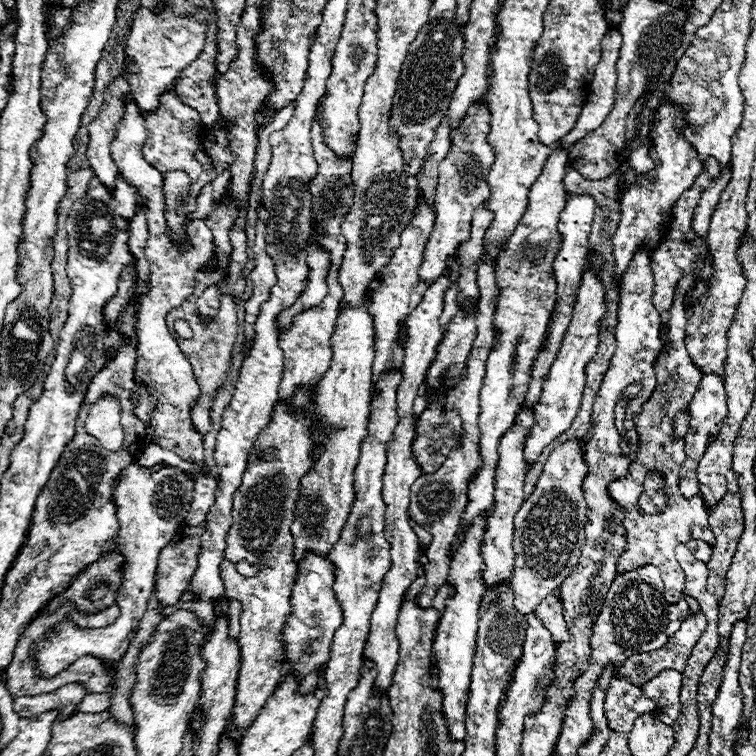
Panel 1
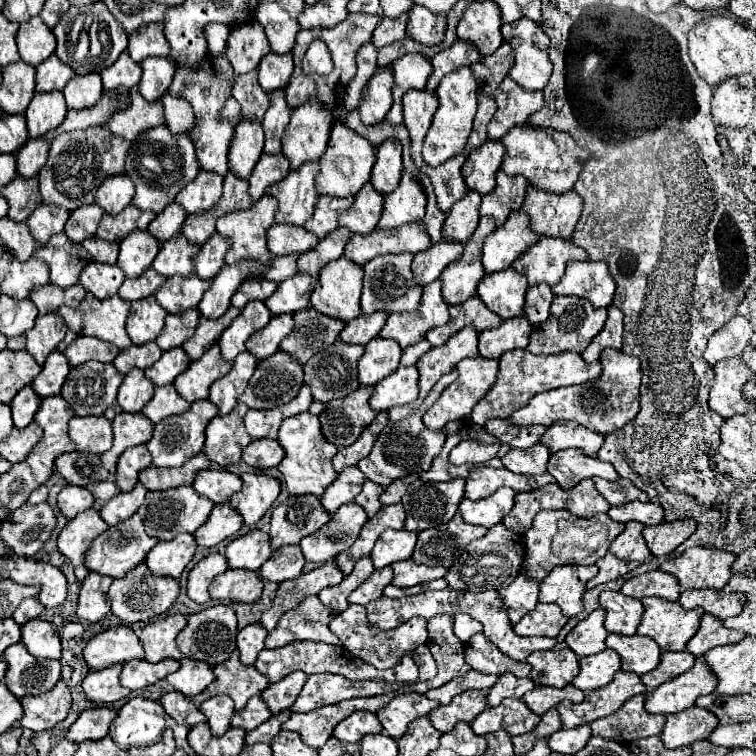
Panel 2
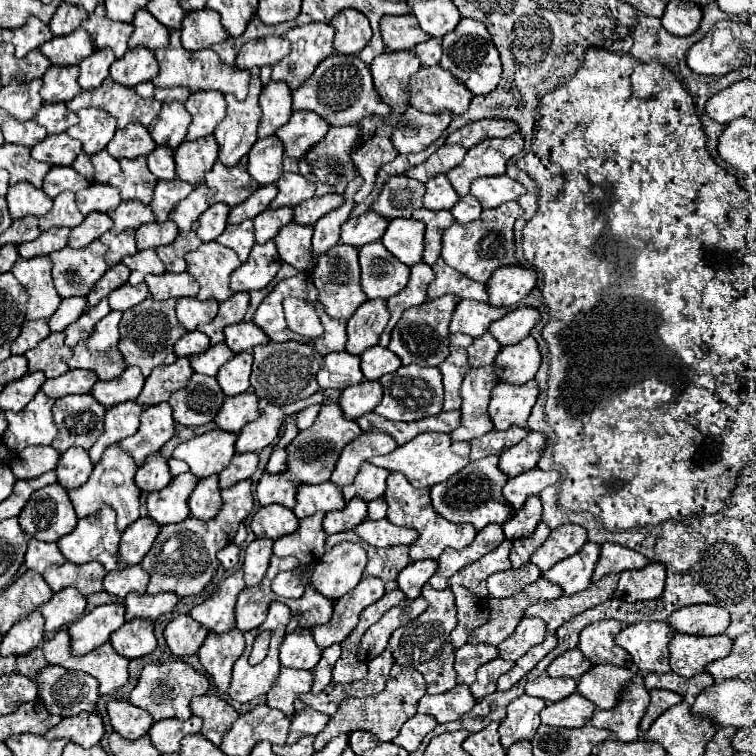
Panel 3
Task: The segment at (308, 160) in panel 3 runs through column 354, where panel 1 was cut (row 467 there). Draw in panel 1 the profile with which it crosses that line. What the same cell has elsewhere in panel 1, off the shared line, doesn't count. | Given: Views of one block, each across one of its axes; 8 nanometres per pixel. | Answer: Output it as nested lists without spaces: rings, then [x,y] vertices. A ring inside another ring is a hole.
[[[132,462],[126,470],[122,470],[120,488],[114,494],[116,518],[120,522],[116,550],[122,550],[124,556],[122,586],[118,590],[120,616],[108,628],[80,628],[72,620],[62,620],[54,628],[46,630],[44,636],[30,648],[38,674],[50,678],[86,654],[100,658],[104,664],[110,664],[112,668],[116,666],[116,662],[126,654],[140,626],[148,600],[154,592],[158,554],[166,544],[170,544],[182,520],[186,518],[192,502],[192,490],[194,482],[188,480],[188,476],[176,466],[166,466],[160,472],[150,474],[150,468],[142,468],[136,462]]]

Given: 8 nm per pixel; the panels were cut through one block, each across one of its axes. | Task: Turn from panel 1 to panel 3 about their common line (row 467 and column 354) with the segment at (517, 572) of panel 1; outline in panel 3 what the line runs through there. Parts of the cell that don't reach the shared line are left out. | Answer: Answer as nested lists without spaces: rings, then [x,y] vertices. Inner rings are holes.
[[[340,542],[316,562],[310,582],[326,598],[338,600],[360,582],[364,566],[364,548],[352,542]]]

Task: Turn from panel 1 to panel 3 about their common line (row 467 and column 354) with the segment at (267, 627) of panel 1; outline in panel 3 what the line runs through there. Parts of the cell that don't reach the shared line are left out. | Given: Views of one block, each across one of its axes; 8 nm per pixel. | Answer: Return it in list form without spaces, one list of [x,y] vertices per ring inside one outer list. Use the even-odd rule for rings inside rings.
[[[336,244],[332,250],[328,250],[318,258],[318,264],[312,272],[312,280],[318,288],[318,296],[322,298],[322,304],[326,308],[326,314],[330,314],[330,318],[348,320],[356,312],[356,306],[366,302],[366,296],[360,286],[358,248],[352,248],[348,244]]]

